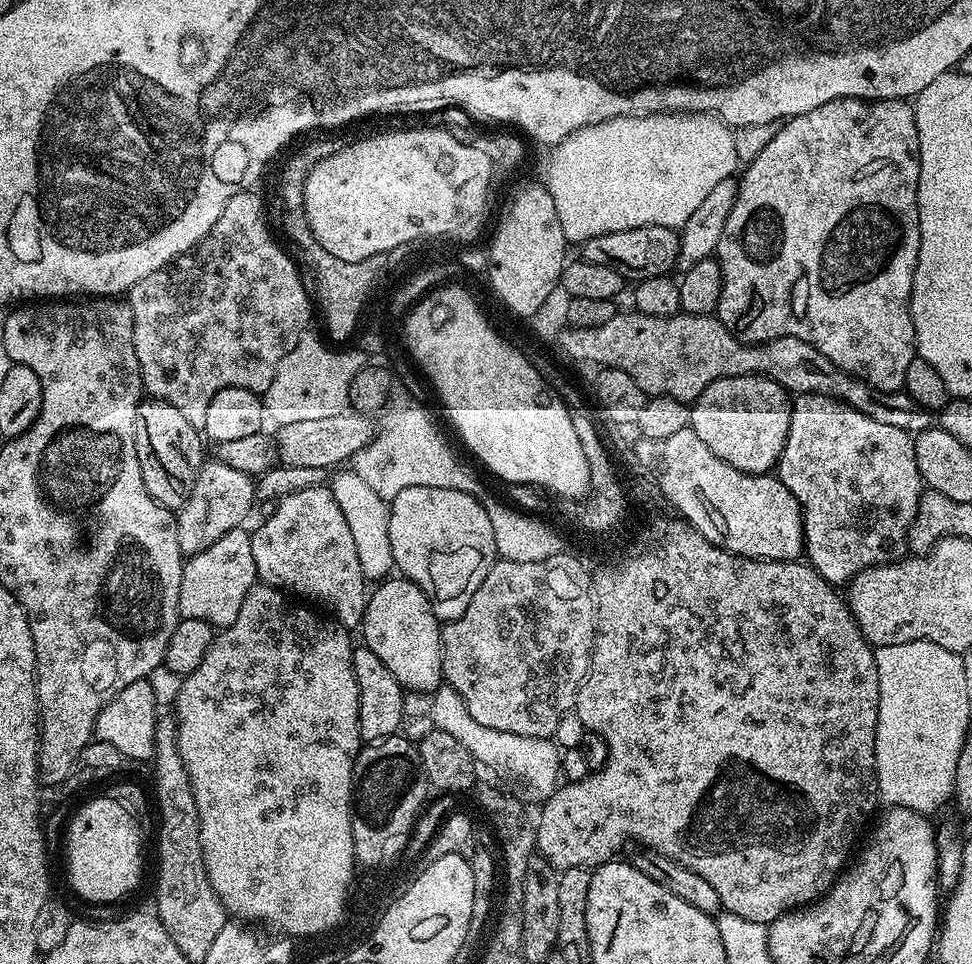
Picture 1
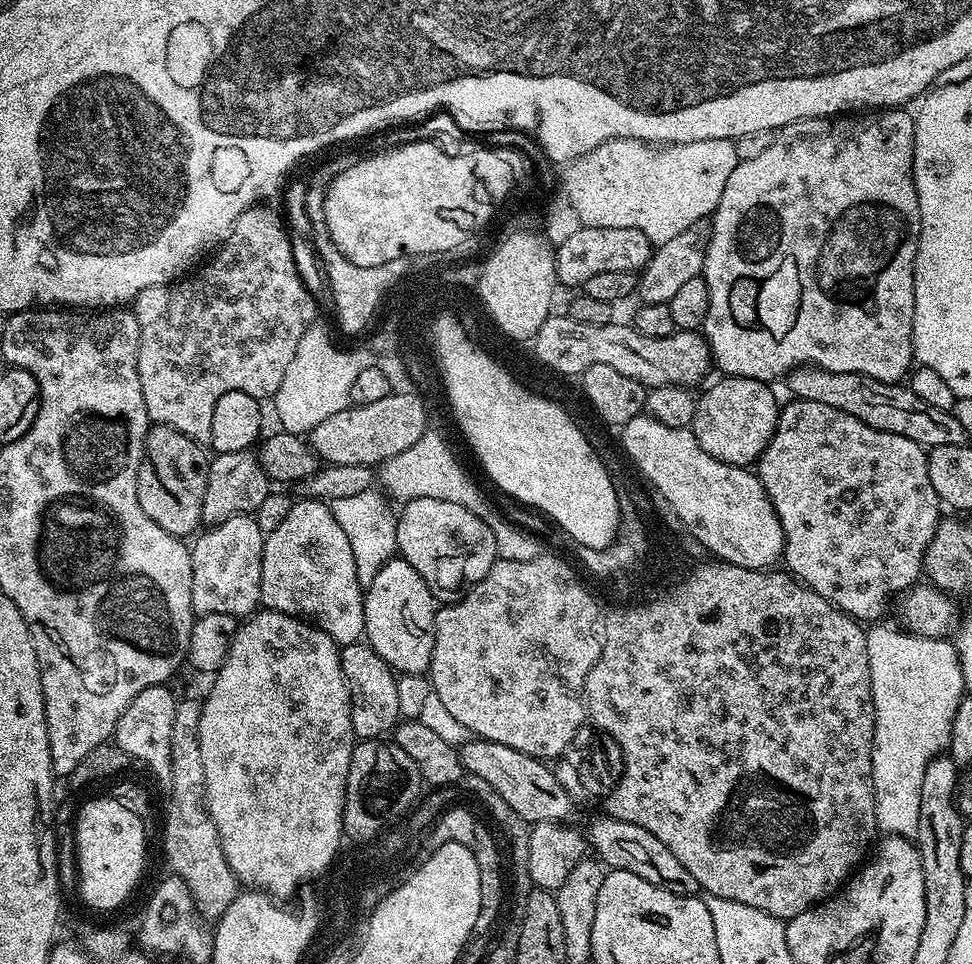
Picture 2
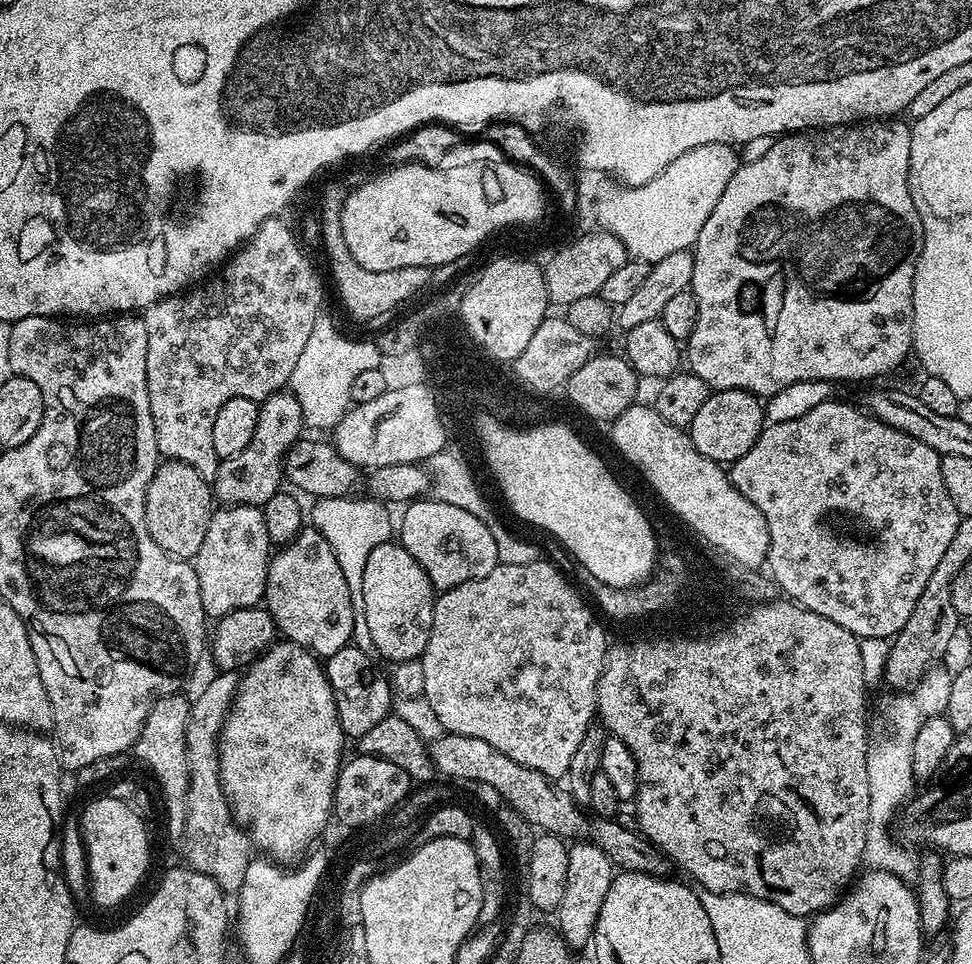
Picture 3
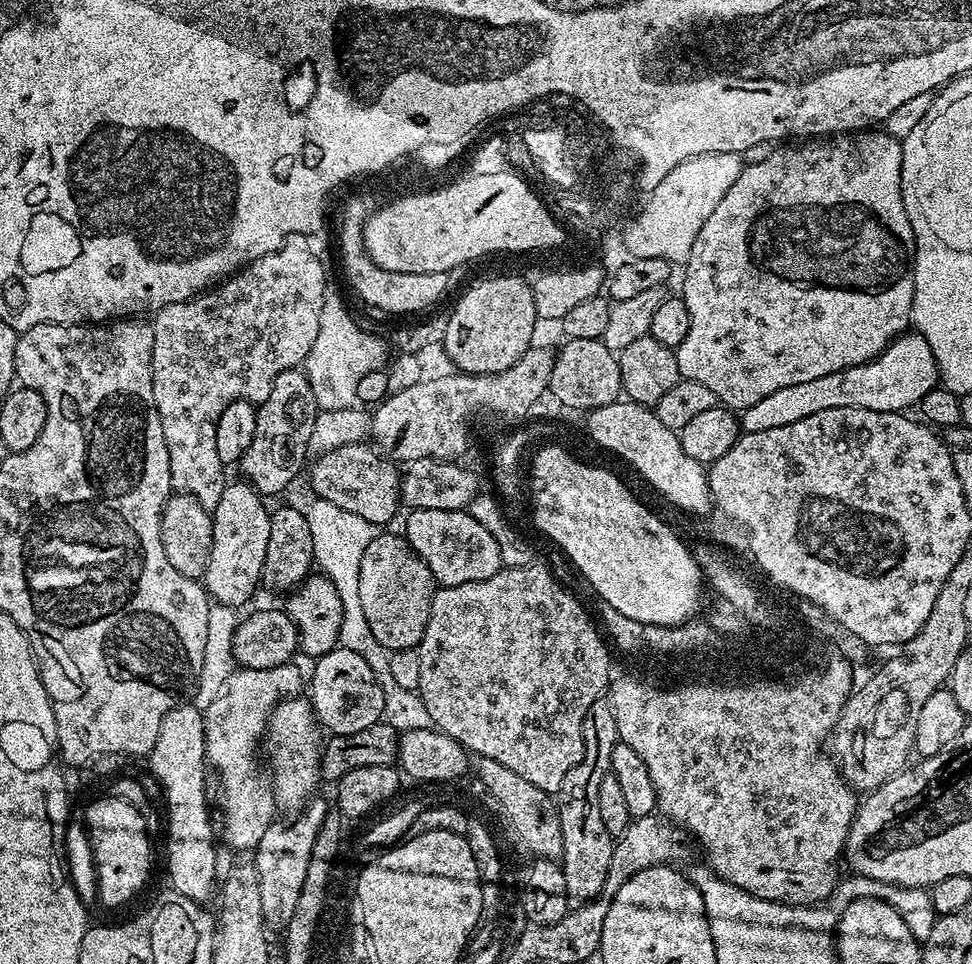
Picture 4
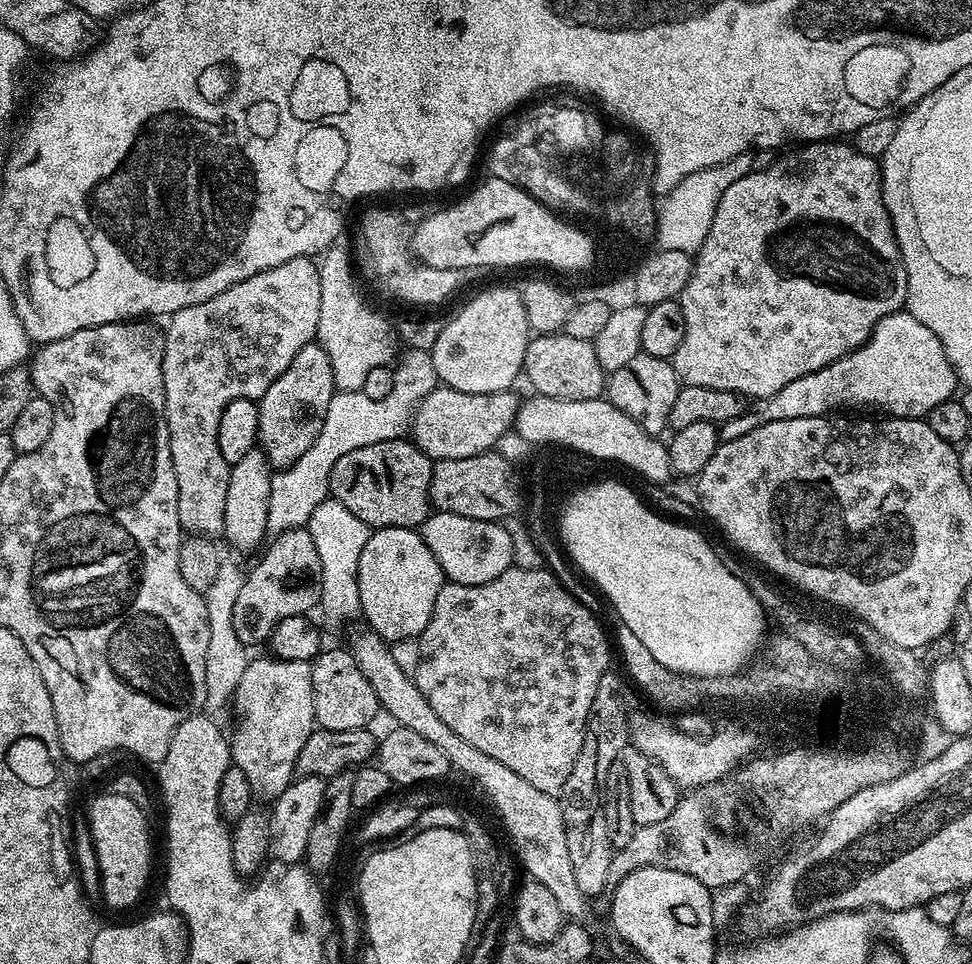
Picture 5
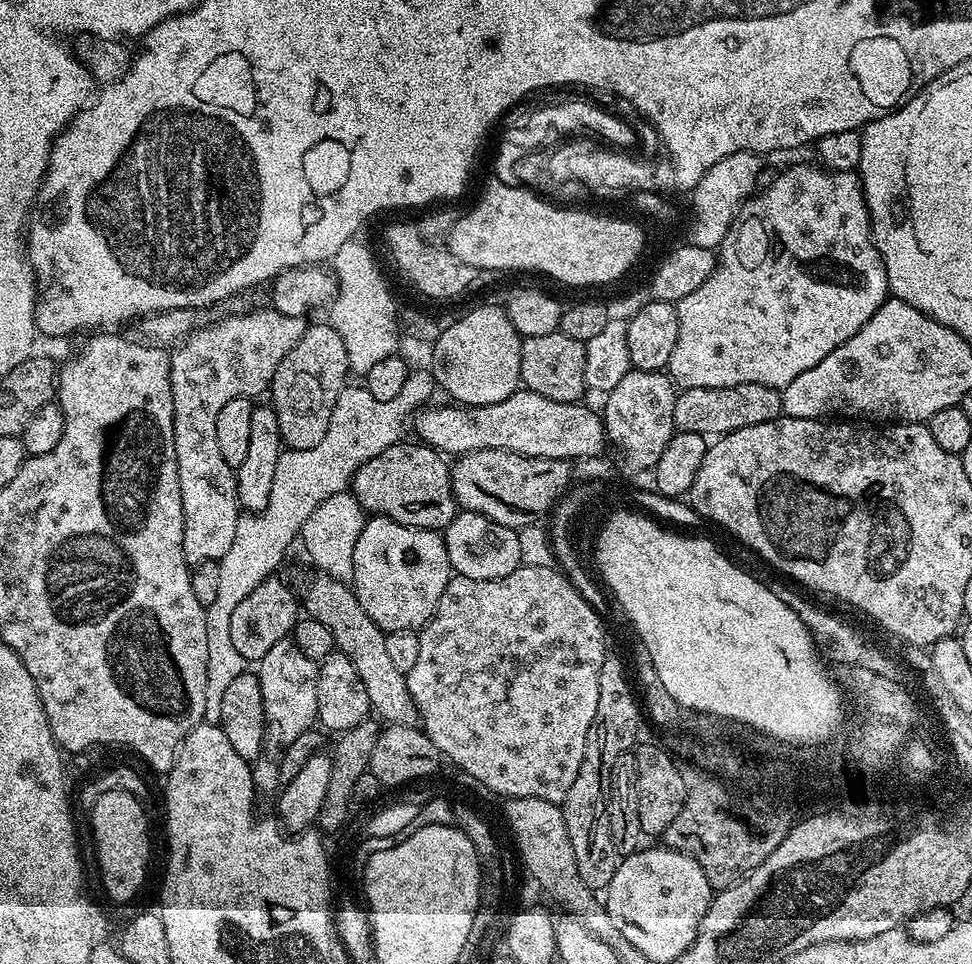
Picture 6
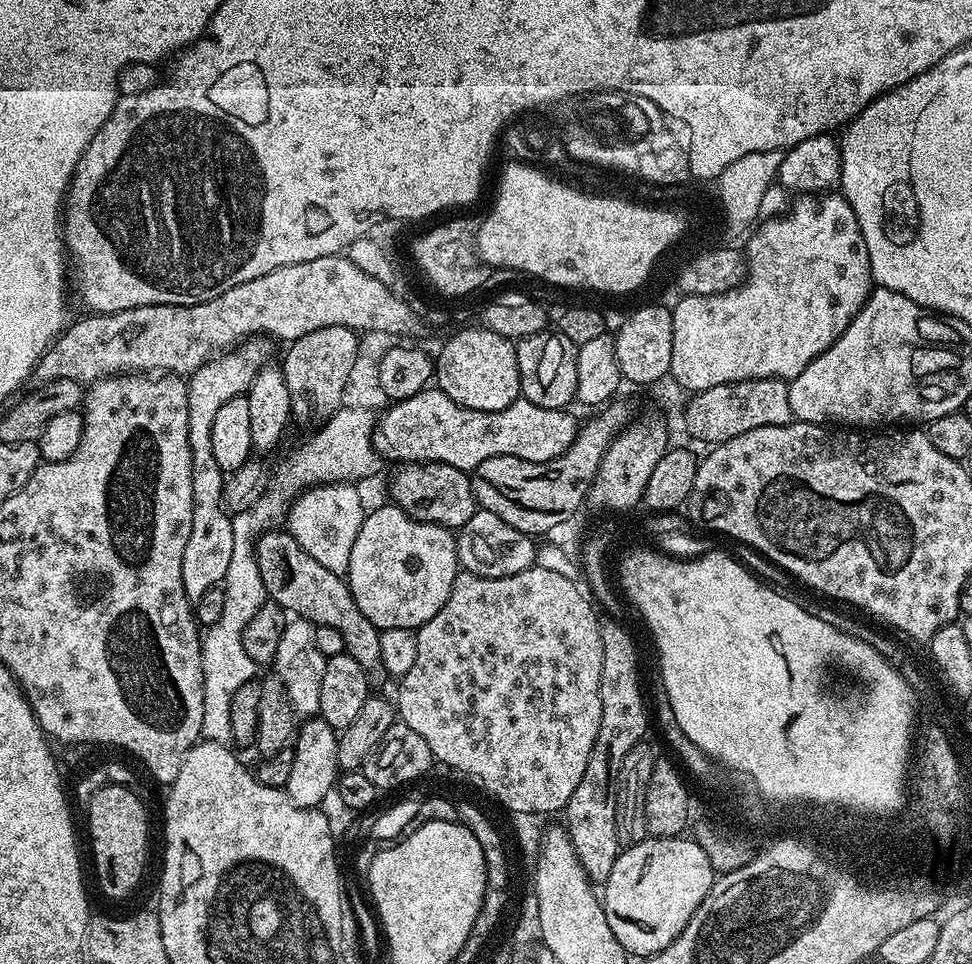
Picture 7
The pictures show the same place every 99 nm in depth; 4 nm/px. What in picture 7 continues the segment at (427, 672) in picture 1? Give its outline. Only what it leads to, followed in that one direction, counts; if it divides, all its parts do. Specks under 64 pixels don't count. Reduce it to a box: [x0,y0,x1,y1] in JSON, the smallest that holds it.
[346,502,457,630]

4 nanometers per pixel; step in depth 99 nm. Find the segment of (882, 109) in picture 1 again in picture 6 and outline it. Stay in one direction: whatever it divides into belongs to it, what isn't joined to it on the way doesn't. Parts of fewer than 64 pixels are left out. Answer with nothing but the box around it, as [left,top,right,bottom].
[666,164,889,390]

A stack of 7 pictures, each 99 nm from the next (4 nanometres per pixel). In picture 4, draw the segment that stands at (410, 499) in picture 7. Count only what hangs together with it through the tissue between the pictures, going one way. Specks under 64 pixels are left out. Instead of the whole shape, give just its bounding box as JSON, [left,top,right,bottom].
[306,442,401,526]

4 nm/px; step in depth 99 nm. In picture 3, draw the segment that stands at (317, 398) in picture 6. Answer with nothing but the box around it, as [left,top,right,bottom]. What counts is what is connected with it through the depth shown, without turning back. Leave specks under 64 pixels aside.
[210,390,306,509]

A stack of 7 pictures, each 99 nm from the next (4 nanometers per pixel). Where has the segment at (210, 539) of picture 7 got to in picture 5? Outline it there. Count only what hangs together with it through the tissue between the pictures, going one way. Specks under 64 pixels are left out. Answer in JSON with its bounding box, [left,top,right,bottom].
[162,256,322,538]

